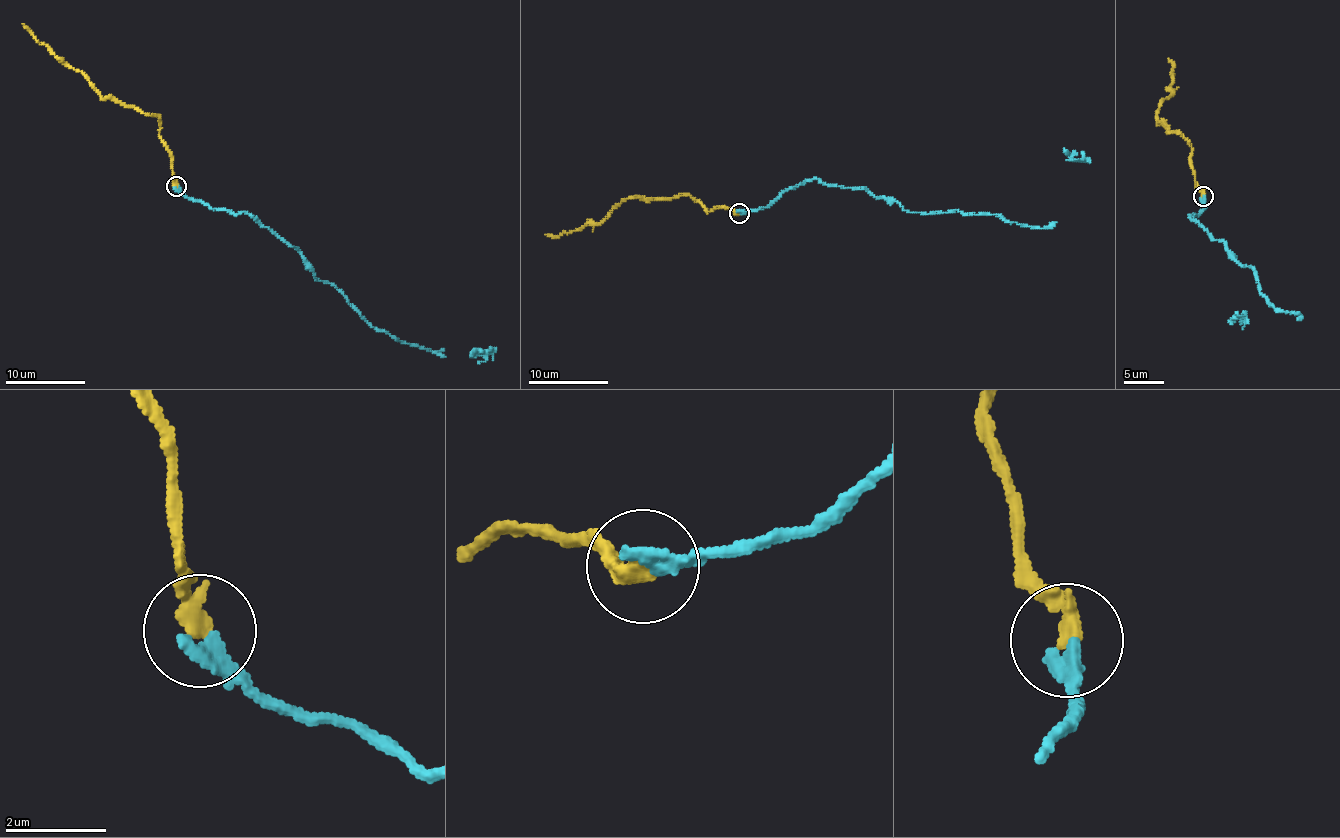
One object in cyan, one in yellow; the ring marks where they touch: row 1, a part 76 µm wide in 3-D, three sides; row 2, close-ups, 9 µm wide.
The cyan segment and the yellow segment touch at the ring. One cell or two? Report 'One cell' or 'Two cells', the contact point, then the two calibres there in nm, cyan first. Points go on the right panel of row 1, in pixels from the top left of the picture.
Two cells. Place: (1203, 196). Thickness 360 nm (cyan) against 380 nm

